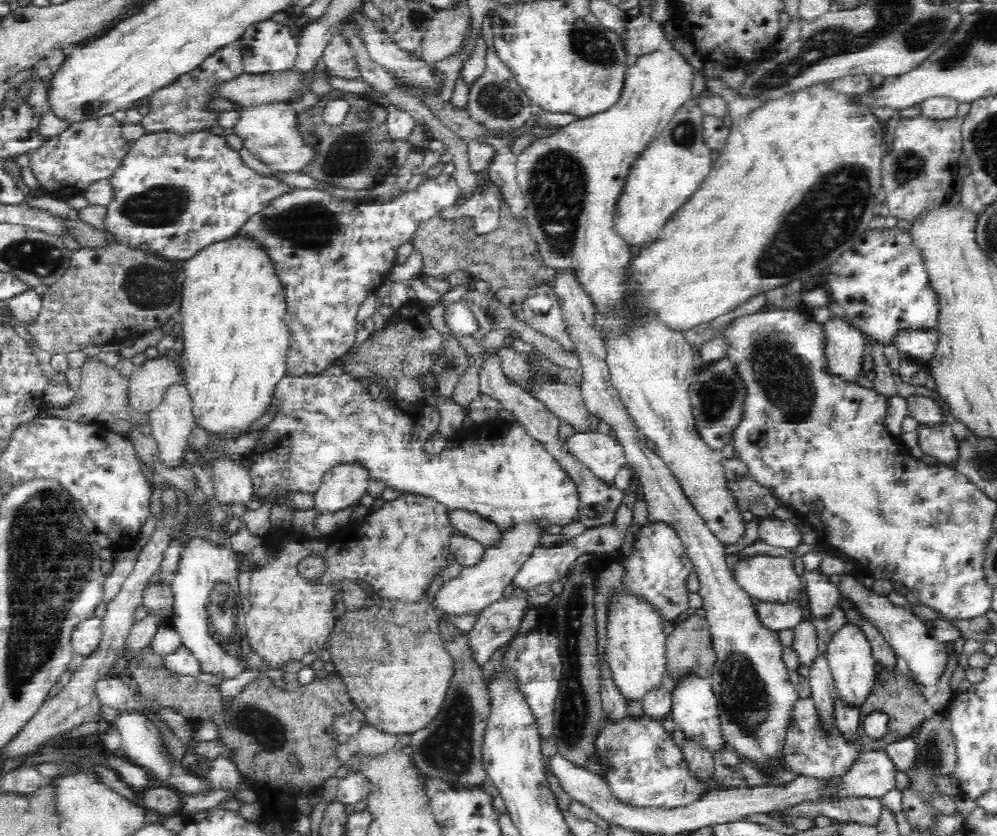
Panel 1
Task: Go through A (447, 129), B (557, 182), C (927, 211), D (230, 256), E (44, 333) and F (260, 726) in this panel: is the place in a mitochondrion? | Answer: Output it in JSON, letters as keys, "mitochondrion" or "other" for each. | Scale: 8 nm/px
{"A":"other","B":"mitochondrion","C":"other","D":"other","E":"other","F":"mitochondrion"}

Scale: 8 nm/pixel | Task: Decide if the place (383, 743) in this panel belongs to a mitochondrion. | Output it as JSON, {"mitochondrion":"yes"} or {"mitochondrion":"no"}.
{"mitochondrion":"no"}

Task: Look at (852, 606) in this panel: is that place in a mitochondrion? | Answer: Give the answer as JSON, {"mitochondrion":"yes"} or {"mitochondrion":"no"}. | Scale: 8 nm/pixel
{"mitochondrion":"no"}

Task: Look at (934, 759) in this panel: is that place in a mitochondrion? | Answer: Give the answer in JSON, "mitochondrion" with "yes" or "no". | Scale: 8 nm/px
{"mitochondrion":"yes"}

